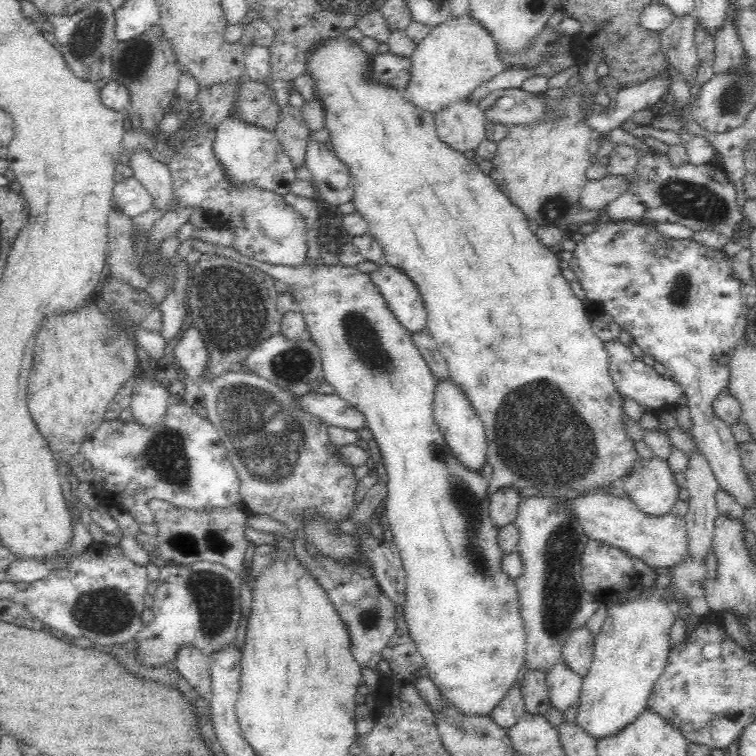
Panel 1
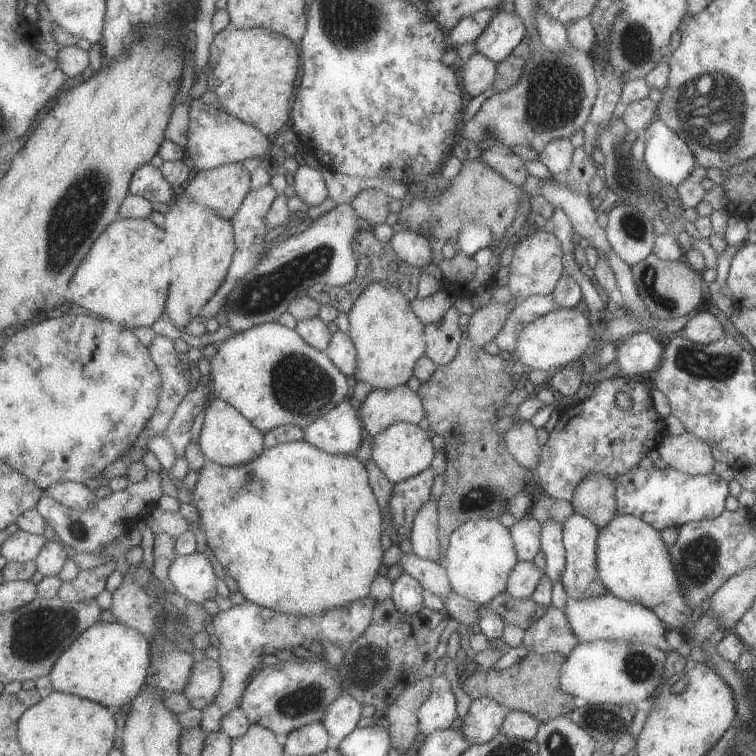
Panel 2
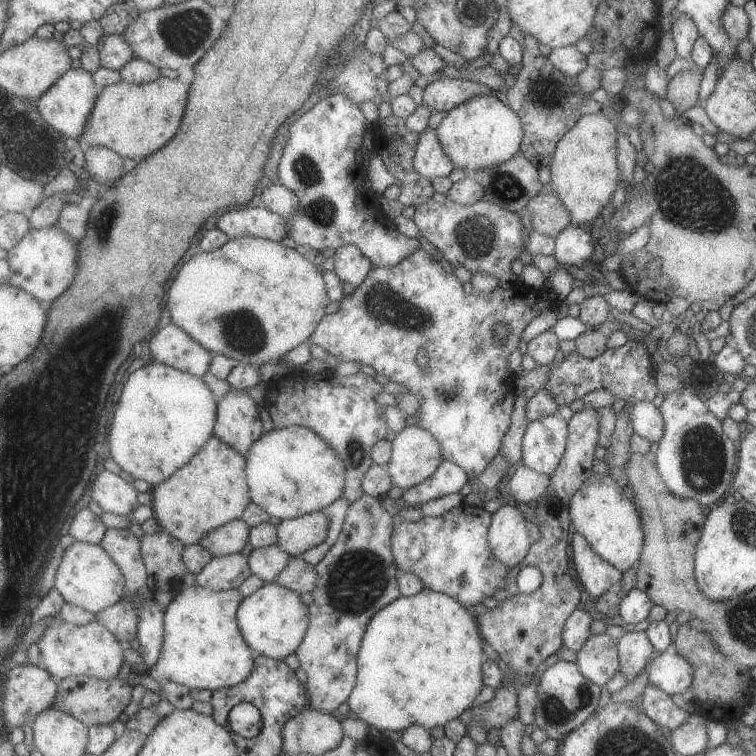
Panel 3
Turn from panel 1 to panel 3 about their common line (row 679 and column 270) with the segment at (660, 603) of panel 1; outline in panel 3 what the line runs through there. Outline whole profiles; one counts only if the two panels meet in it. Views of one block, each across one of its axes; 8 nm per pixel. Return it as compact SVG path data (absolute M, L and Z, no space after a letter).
M271 582L243 599L238 610L239 628L256 654L285 660L301 646L310 627L310 606L303 604L300 595L283 584Z

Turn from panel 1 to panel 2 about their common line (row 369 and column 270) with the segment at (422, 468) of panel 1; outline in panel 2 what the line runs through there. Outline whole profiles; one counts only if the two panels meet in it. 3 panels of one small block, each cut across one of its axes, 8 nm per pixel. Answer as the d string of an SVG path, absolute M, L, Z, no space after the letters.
M278 322L265 323L239 331L228 340L217 343L218 351L209 356L210 374L213 379L213 398L223 398L235 406L263 432L275 430L286 424L294 424L306 429L315 420L323 418L337 404L347 399L349 380L347 375L323 351L313 348L297 329L291 330Z

